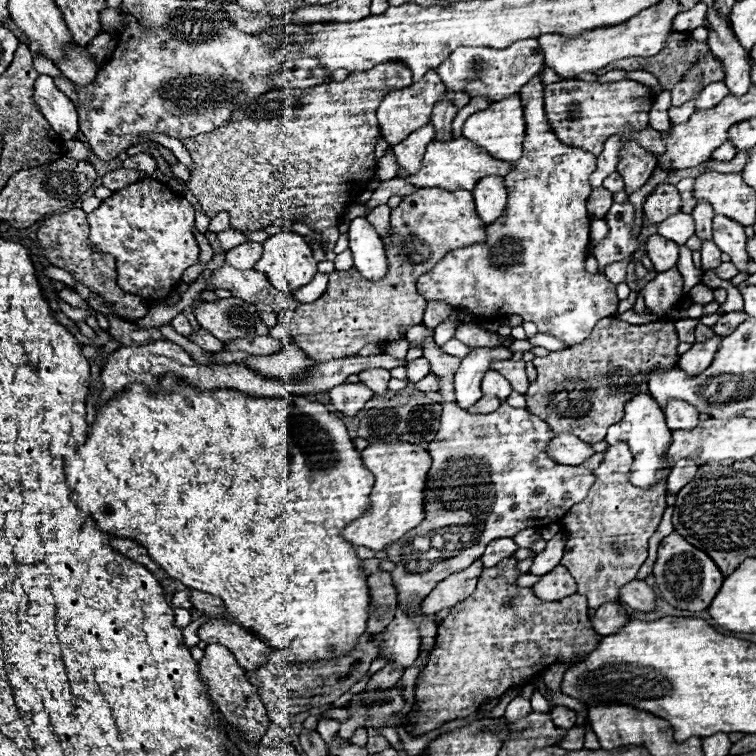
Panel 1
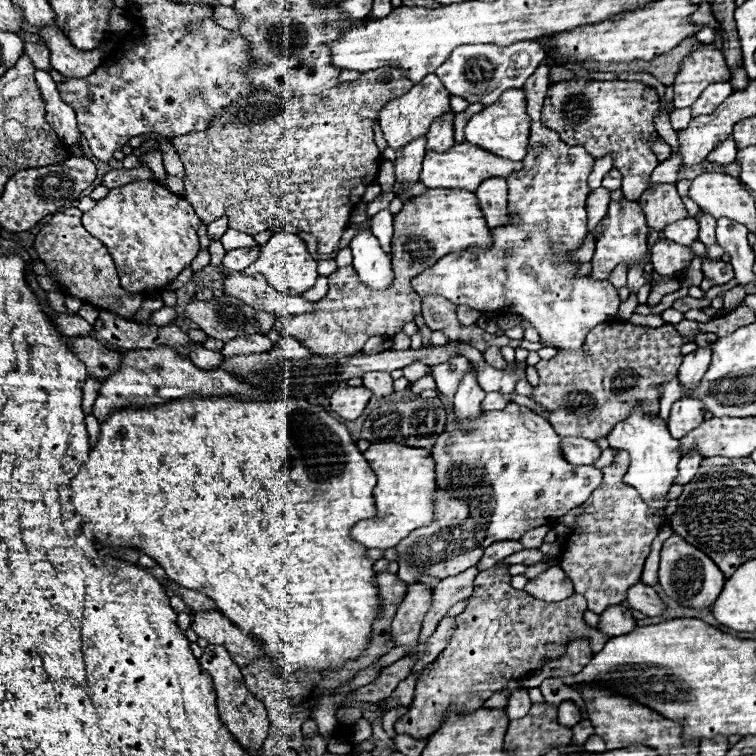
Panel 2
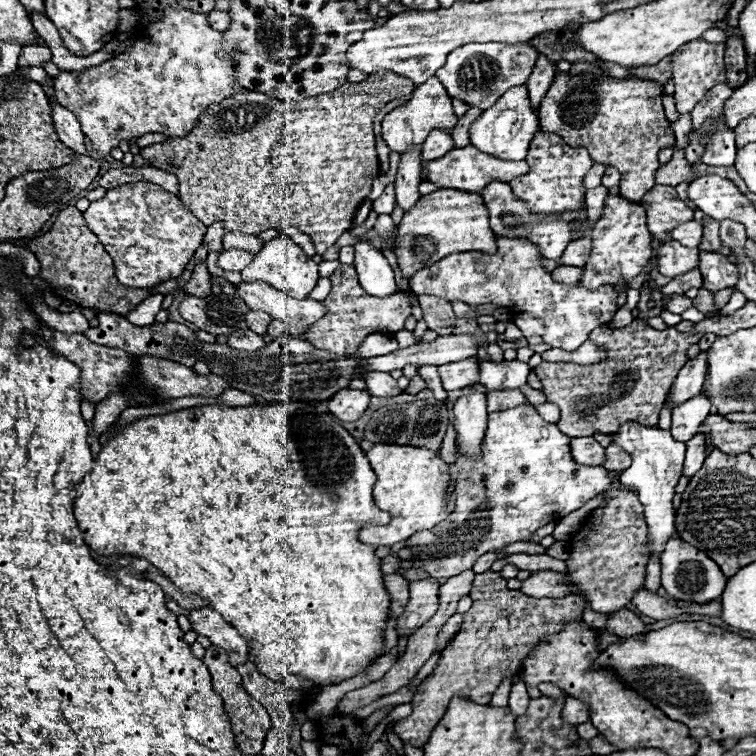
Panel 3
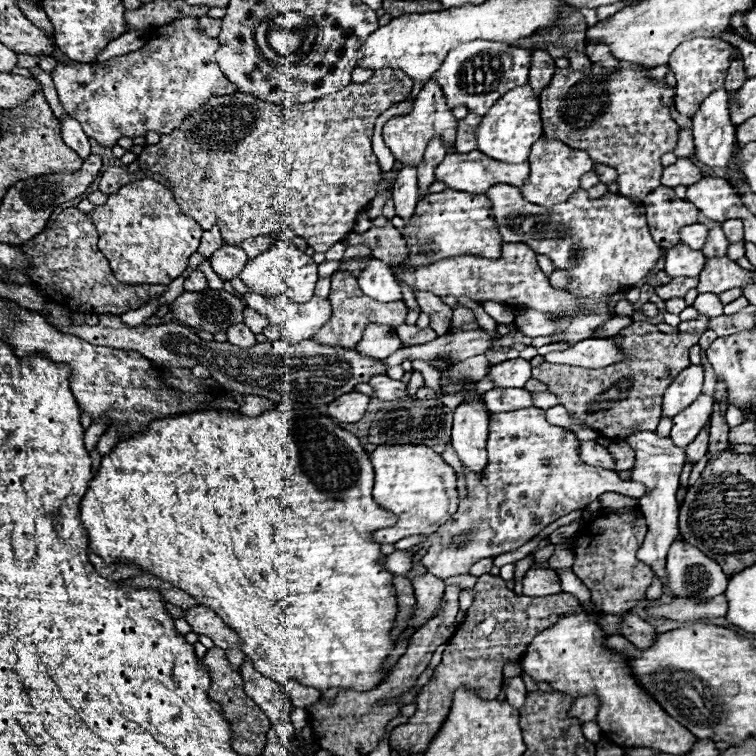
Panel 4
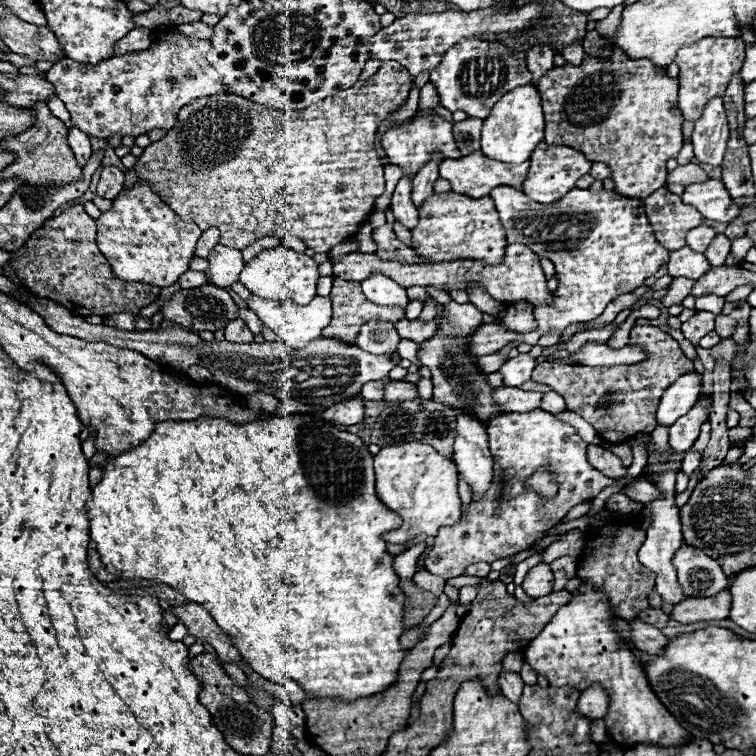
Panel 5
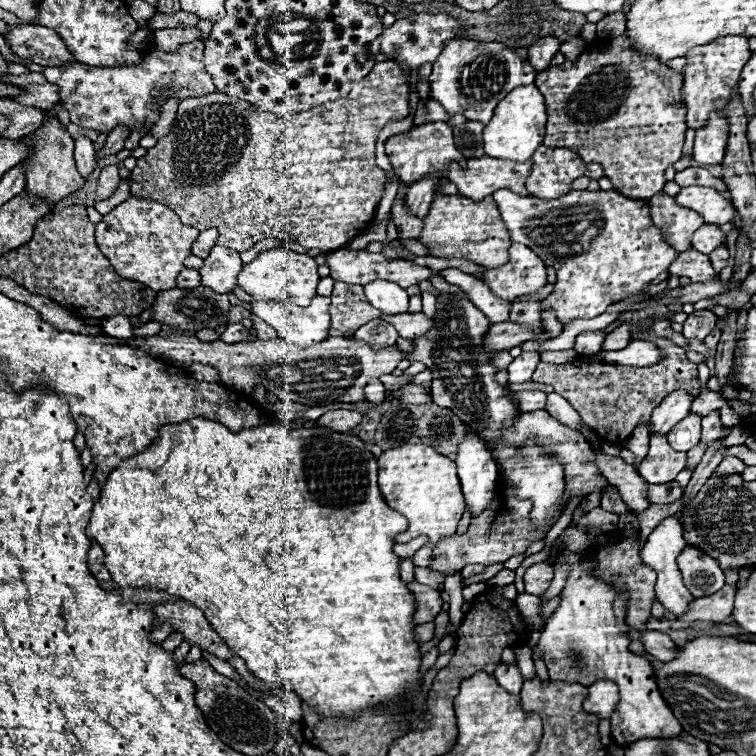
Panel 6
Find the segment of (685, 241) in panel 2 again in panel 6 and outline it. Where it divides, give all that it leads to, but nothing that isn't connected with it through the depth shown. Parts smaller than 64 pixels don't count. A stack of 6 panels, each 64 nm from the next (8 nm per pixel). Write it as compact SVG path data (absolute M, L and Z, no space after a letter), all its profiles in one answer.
M704 224L698 228L698 232L692 234L692 248L702 254L710 254L714 248L718 248L724 242L726 234L714 224Z

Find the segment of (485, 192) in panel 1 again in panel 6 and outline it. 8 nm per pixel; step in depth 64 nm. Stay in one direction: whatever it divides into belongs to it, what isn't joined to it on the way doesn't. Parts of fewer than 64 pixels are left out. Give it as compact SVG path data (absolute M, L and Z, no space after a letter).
M502 188L492 198L498 204L502 220L510 232L512 242L520 242L532 248L548 266L554 266L558 280L554 292L542 300L542 312L552 308L560 324L568 324L576 318L596 318L608 304L626 296L642 294L642 290L676 260L676 250L664 244L662 232L652 224L648 202L620 196L616 190L598 192L568 192L556 200L540 200L532 196L516 196Z

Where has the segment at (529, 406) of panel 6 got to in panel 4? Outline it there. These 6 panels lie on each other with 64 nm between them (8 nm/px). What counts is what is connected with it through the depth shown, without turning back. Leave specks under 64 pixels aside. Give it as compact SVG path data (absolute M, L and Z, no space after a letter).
M492 388L484 394L488 412L508 412L532 406L532 396L524 388Z

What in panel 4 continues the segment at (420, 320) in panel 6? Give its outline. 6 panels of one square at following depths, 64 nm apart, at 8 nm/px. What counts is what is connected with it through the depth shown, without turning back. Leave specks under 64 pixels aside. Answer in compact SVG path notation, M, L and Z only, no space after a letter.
M404 324L404 326L400 326L398 330L396 330L396 334L398 334L398 338L402 340L402 344L424 344L424 342L430 342L430 340L434 340L438 334L432 330L432 328L424 328L424 330L418 330L416 326L408 326L408 324Z

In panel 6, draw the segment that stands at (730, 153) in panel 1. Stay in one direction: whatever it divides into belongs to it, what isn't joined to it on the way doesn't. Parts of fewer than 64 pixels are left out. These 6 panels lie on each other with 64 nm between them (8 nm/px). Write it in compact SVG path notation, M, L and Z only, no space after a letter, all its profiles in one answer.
M714 110L710 120L696 130L694 138L694 154L692 158L700 164L720 164L724 158L724 148L728 140L728 120L724 116L716 116L718 110Z

